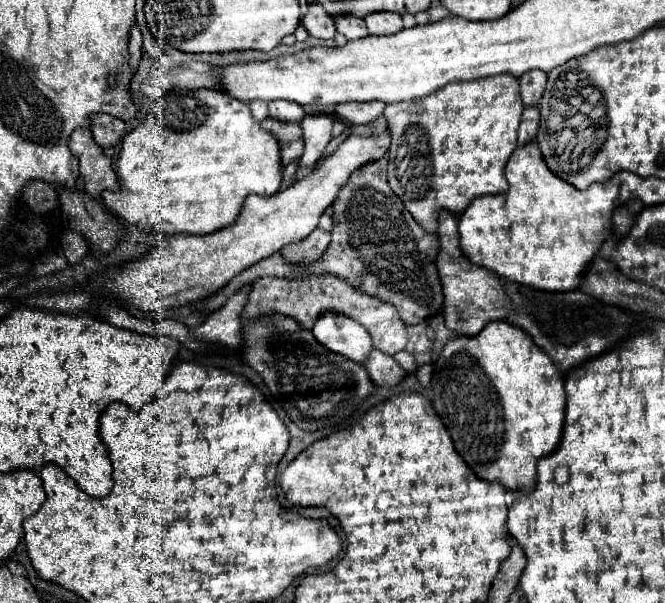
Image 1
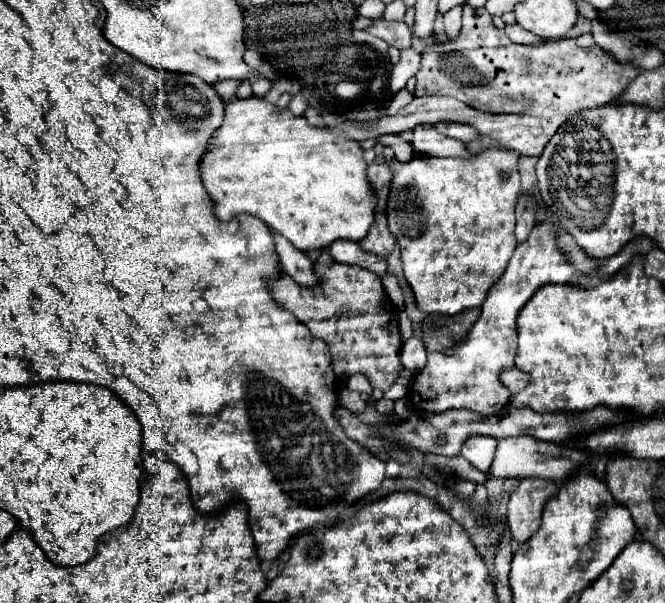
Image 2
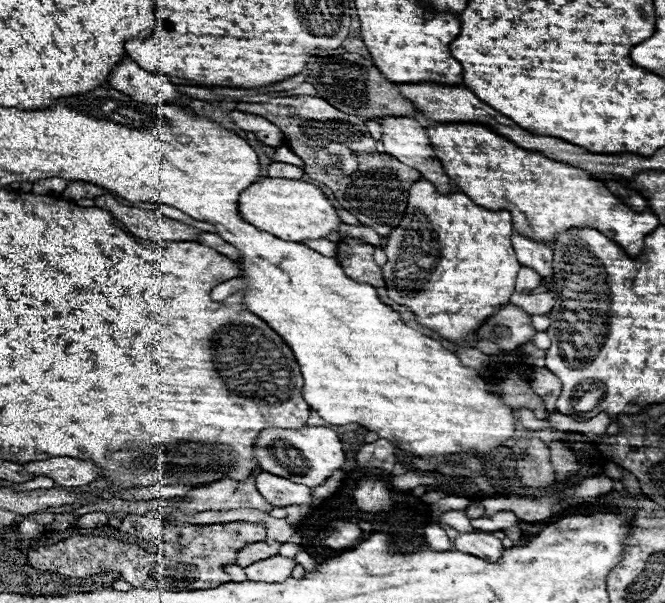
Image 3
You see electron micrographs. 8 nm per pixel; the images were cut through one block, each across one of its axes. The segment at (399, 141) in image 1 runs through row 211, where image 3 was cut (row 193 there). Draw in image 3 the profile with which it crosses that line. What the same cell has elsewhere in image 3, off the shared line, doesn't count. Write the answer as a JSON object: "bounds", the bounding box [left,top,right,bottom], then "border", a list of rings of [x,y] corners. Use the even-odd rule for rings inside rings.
{"bounds":[382,178,520,346],"border":[[[420,178],[416,180],[410,190],[408,190],[408,204],[406,204],[406,212],[400,220],[400,224],[392,230],[392,234],[386,238],[386,246],[384,246],[384,252],[388,256],[388,262],[382,266],[382,272],[384,272],[384,280],[386,280],[386,288],[388,288],[388,296],[396,302],[396,304],[402,304],[402,306],[408,306],[414,314],[416,314],[416,322],[434,330],[438,336],[450,340],[450,342],[456,342],[456,344],[466,344],[466,346],[472,346],[478,342],[478,338],[474,336],[476,328],[480,328],[480,324],[496,314],[504,304],[508,304],[512,292],[514,292],[514,280],[516,280],[516,274],[520,270],[520,262],[516,260],[516,254],[514,254],[514,248],[512,248],[512,242],[510,242],[510,236],[512,236],[512,216],[510,212],[506,210],[486,210],[478,204],[474,204],[466,194],[462,192],[450,192],[448,196],[440,196],[440,192],[436,192],[436,188],[432,188],[432,184],[428,184],[428,180]]]}

